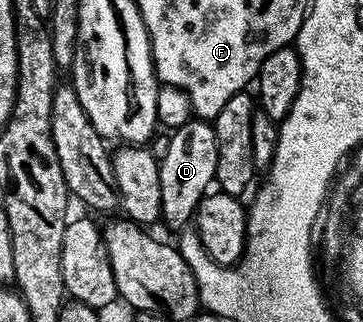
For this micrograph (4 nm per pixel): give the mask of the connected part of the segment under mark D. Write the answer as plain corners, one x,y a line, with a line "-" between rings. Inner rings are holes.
190,119
170,136
165,153
159,159
160,222
166,223
171,232
177,233
181,227
193,223
193,214
197,212
199,201
214,186
217,178
215,167
218,165
218,145
213,126
206,120

